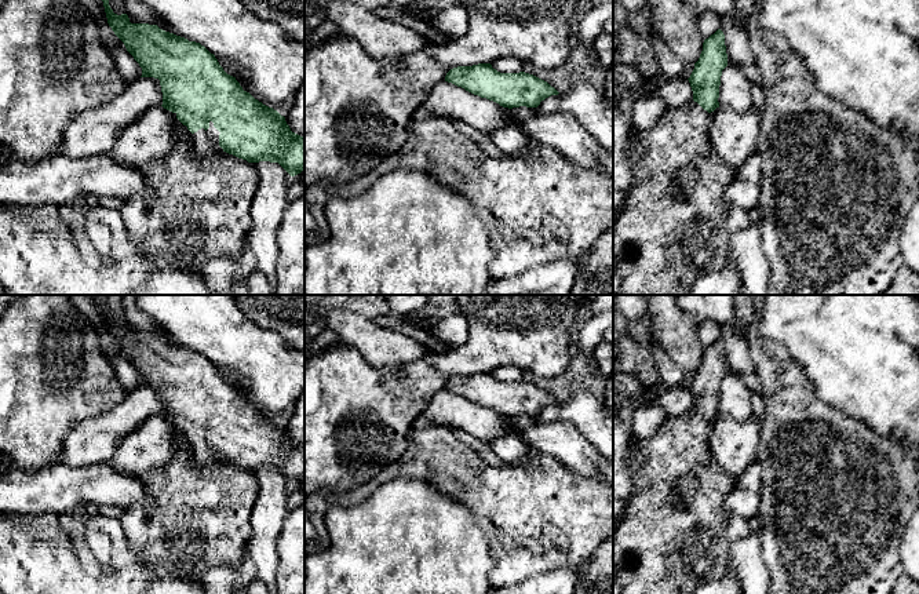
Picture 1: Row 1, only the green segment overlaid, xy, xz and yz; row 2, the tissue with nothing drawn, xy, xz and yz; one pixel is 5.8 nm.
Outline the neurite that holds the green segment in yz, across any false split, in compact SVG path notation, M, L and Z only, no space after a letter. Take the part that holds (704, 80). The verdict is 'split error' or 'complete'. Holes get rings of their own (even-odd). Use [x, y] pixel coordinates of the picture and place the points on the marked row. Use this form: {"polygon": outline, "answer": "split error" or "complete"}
{"polygon": "M718 29L703 43L703 51L688 79L693 101L708 113L719 107L719 85L722 70L727 66L725 34Z", "answer": "complete"}

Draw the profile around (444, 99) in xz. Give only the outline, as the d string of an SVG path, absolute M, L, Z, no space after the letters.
M445 80L430 88L423 106L435 117L462 121L485 132L517 128L517 123L510 117L507 107Z

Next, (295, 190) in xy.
M291 176L287 190L288 201L293 203L303 194L304 194L304 182L295 176Z

